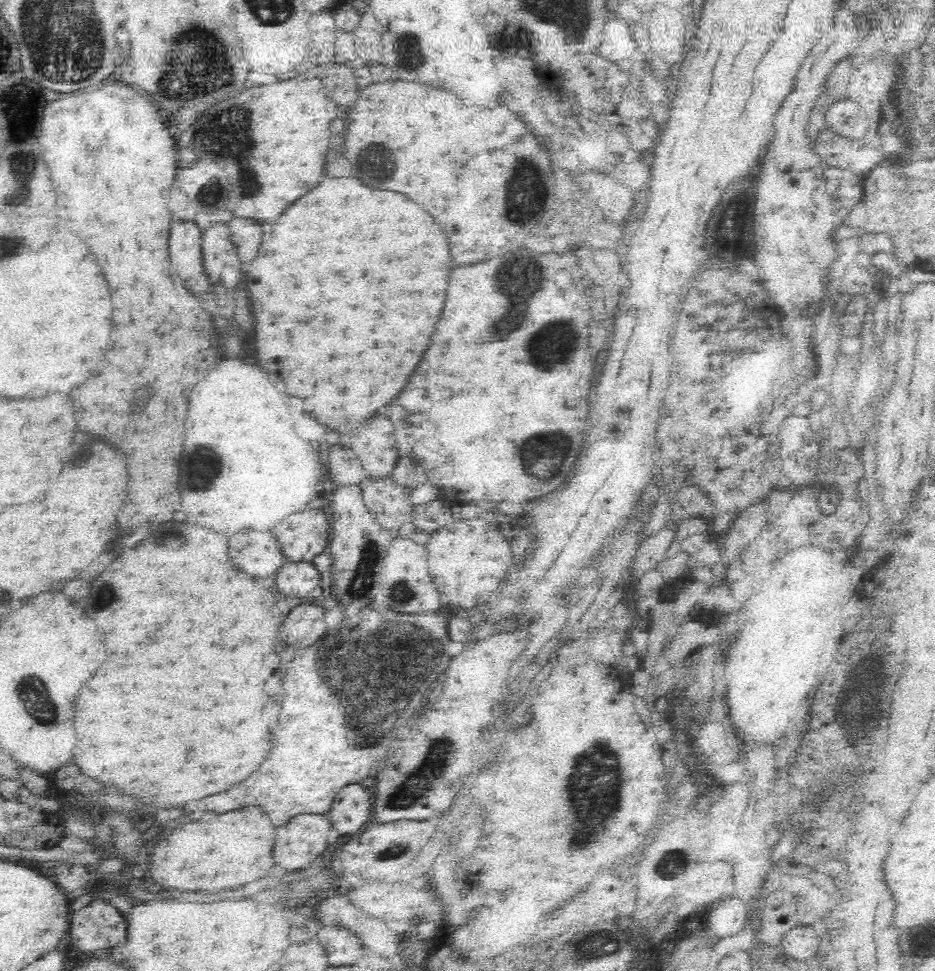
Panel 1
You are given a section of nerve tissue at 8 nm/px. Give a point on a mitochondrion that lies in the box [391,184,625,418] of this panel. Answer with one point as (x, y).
(518, 280)

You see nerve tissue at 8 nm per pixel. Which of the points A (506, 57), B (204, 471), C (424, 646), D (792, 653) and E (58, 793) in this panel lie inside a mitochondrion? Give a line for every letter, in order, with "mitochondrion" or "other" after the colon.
A: other
B: mitochondrion
C: mitochondrion
D: other
E: other

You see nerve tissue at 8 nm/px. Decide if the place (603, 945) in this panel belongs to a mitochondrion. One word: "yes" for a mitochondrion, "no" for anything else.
yes

